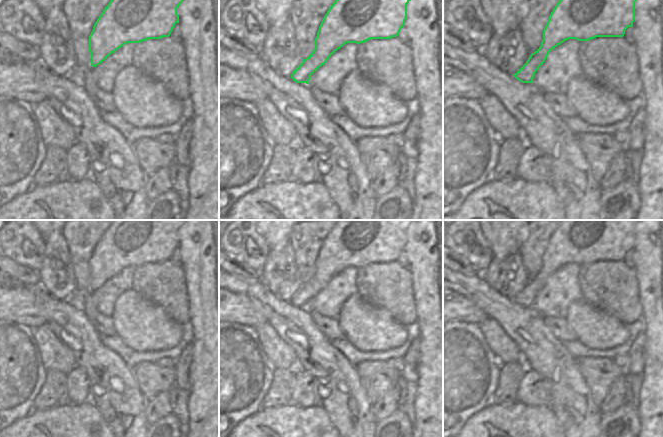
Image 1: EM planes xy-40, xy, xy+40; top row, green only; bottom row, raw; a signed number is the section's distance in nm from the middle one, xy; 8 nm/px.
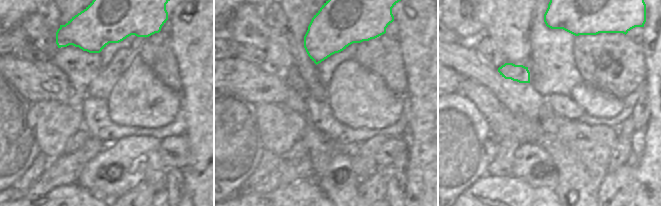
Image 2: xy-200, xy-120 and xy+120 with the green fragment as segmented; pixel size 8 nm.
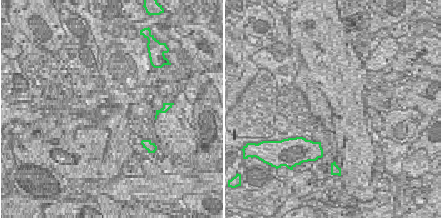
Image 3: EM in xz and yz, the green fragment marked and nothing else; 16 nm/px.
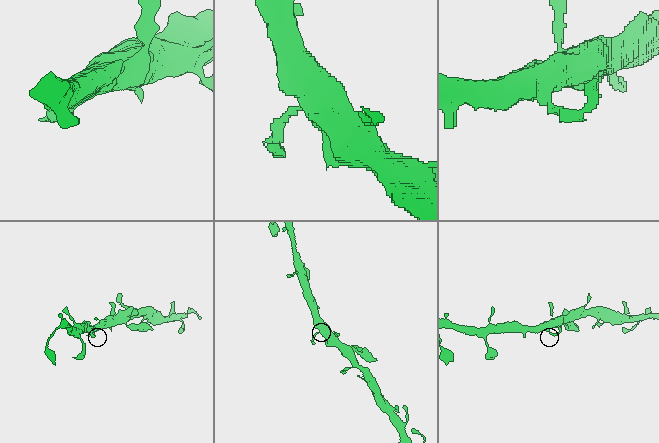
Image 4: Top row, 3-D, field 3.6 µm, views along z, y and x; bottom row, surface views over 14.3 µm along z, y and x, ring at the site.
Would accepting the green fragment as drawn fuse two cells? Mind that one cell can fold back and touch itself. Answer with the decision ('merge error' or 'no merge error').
merge error

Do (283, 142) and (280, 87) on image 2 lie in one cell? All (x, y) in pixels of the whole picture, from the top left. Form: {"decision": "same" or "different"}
{"decision": "different"}

